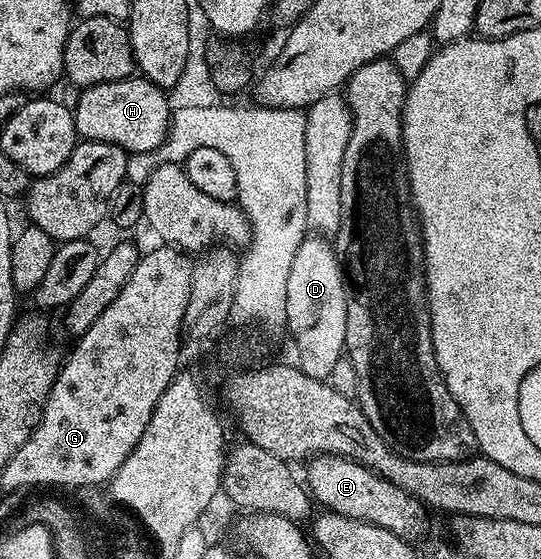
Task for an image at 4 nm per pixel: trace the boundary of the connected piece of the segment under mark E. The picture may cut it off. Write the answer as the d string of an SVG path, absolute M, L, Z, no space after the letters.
M317 455L307 467L306 486L313 500L319 506L321 503L321 508L363 523L373 523L382 529L390 529L390 533L401 539L411 540L412 535L423 533L424 522L429 514L425 505L370 468L363 467L352 459L344 459L341 455Z

